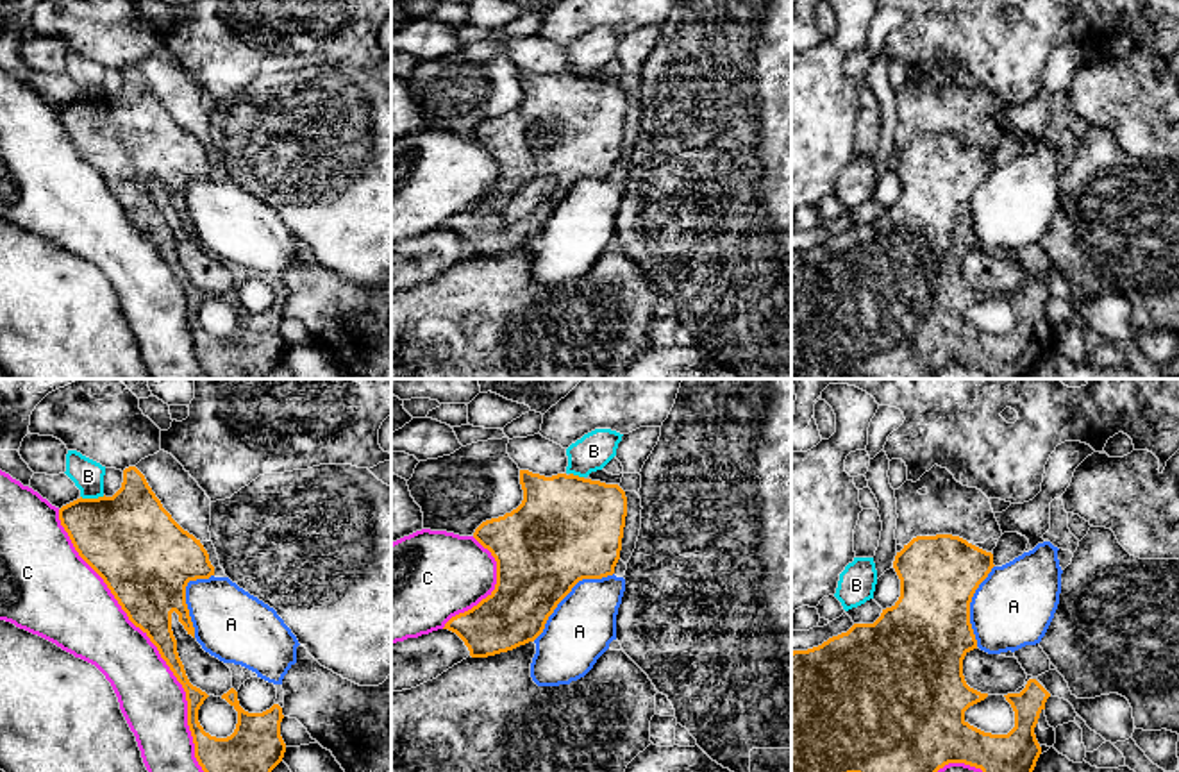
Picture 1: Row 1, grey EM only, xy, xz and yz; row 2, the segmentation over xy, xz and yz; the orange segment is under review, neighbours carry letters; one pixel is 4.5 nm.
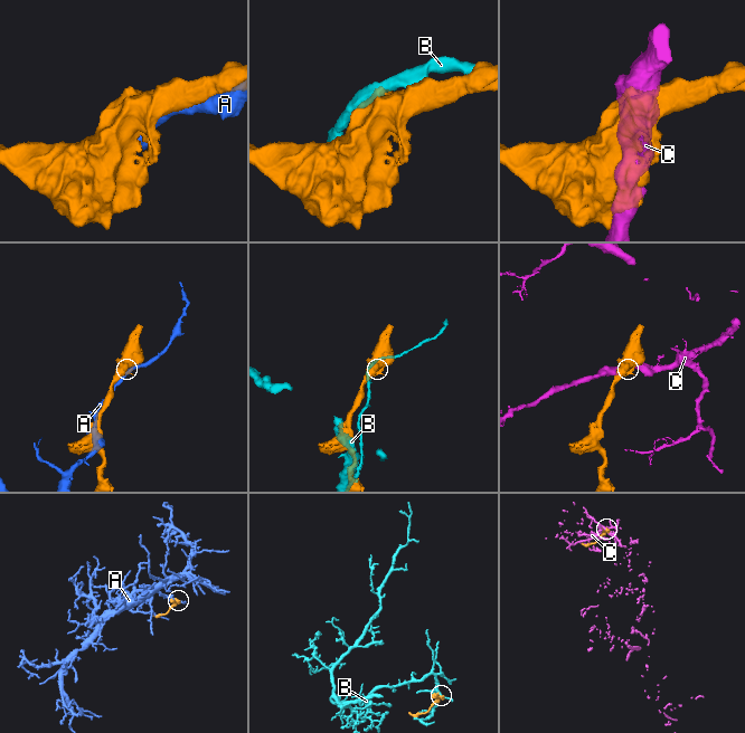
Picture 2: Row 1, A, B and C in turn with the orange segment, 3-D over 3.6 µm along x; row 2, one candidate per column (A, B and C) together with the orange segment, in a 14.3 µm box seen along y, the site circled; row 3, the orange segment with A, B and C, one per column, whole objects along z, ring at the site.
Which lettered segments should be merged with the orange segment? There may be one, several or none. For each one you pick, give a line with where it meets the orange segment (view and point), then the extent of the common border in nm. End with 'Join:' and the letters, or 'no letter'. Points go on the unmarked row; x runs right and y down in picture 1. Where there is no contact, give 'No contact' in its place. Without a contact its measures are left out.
Join: no letter

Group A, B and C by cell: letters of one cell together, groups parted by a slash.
A / B / C

